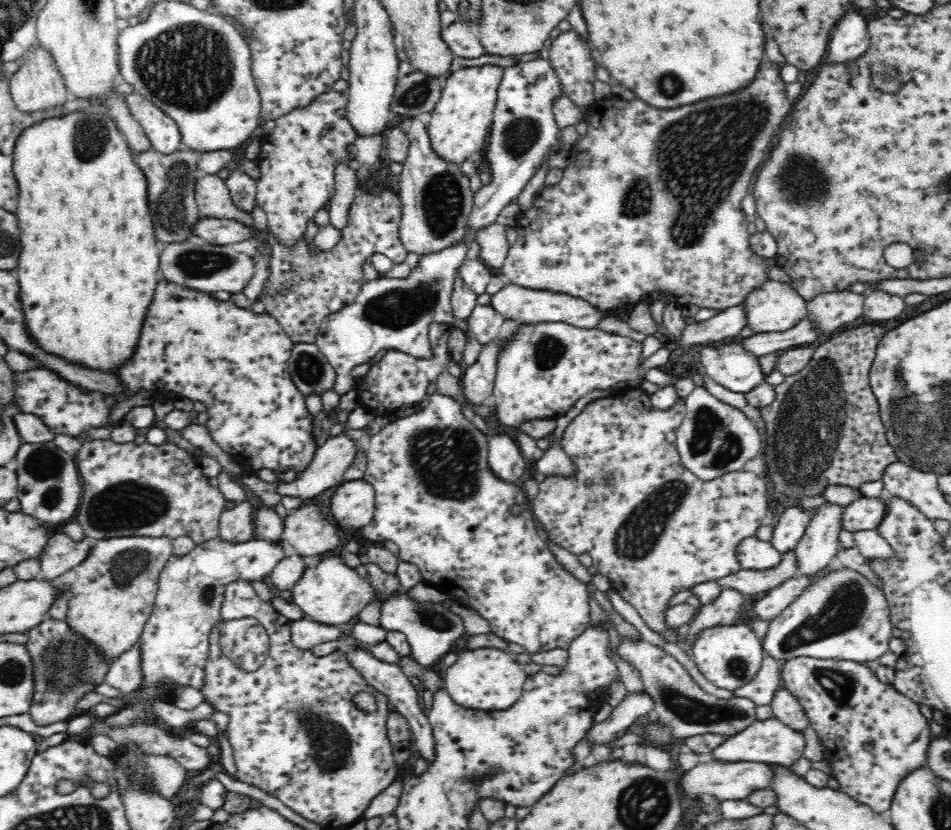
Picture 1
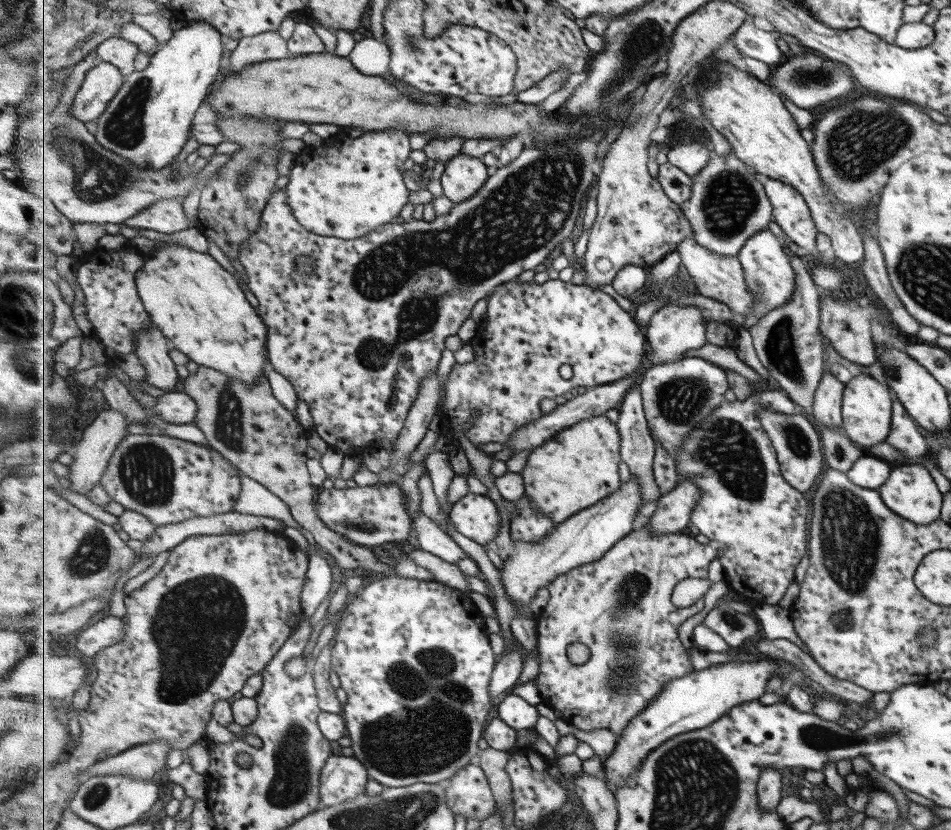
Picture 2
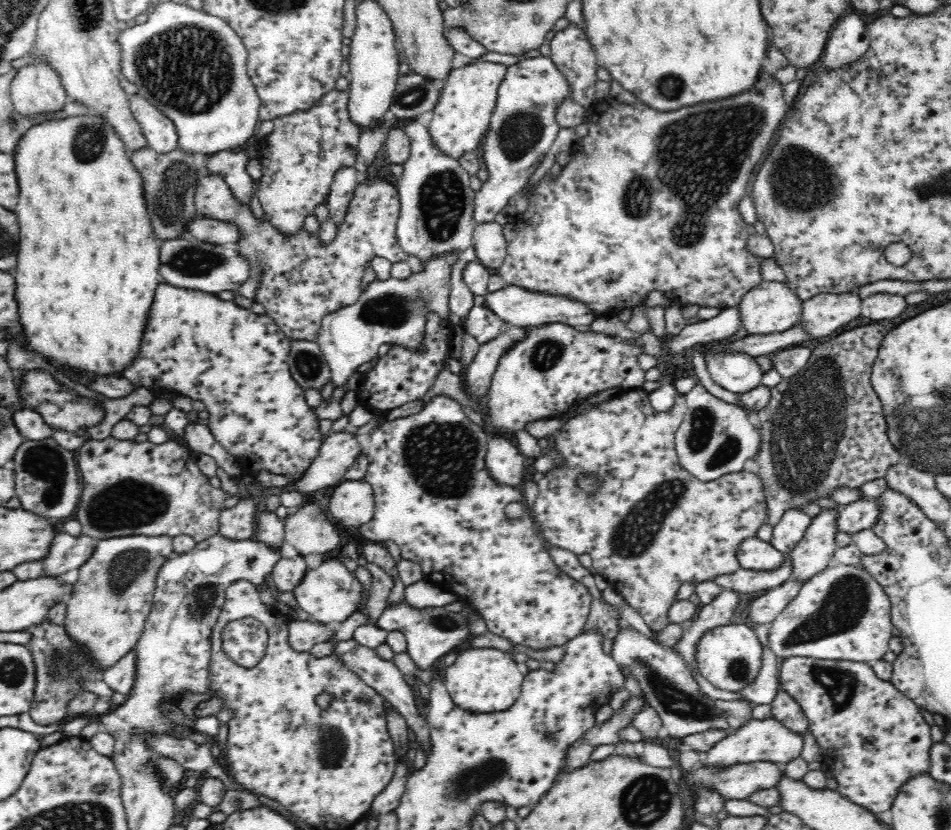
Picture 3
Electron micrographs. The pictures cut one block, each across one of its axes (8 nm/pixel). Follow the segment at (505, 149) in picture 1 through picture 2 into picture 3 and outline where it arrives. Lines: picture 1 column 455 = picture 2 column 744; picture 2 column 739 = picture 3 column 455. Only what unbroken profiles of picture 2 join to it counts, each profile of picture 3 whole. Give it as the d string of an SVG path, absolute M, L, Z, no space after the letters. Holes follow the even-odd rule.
M458 253L440 257L439 260L424 261L423 270L413 273L407 279L390 277L388 280L374 280L361 293L352 306L345 306L328 314L322 321L315 341L330 367L331 381L335 386L346 384L354 370L370 362L383 344L401 344L416 347L421 343L425 325L425 312L435 310L440 319L450 320L449 284L450 264Z

